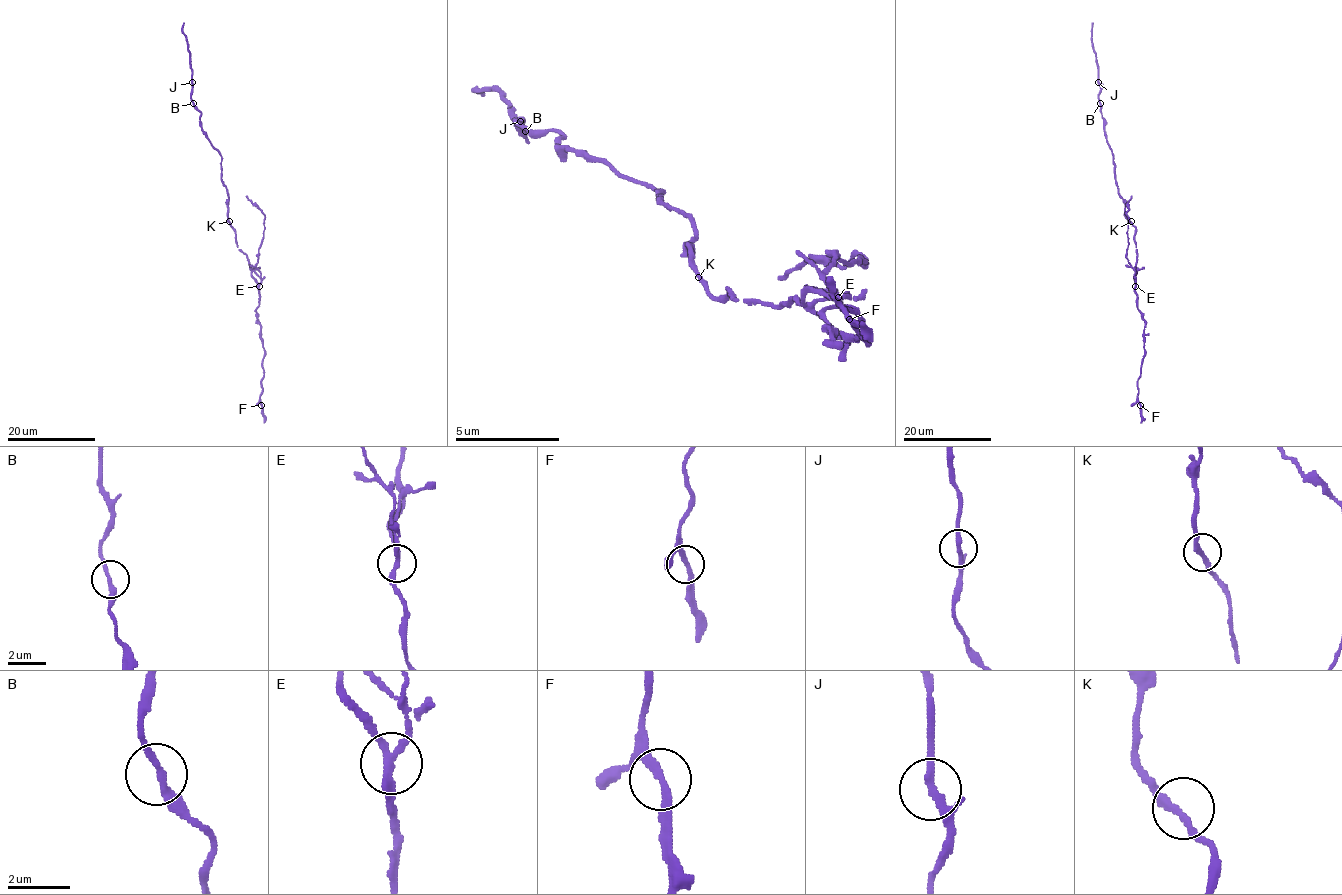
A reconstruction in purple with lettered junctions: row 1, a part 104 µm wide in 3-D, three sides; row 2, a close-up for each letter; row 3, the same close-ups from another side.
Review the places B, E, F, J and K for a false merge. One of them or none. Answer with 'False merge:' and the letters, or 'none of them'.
False merge: E

